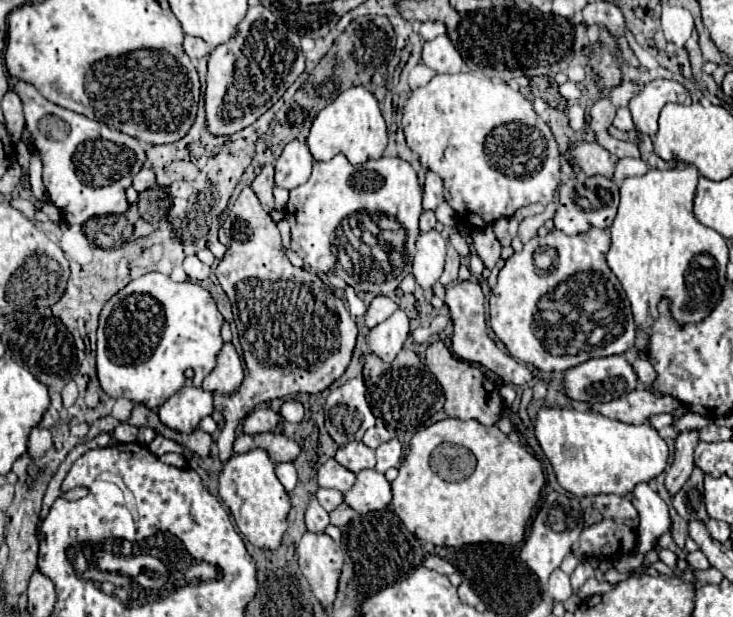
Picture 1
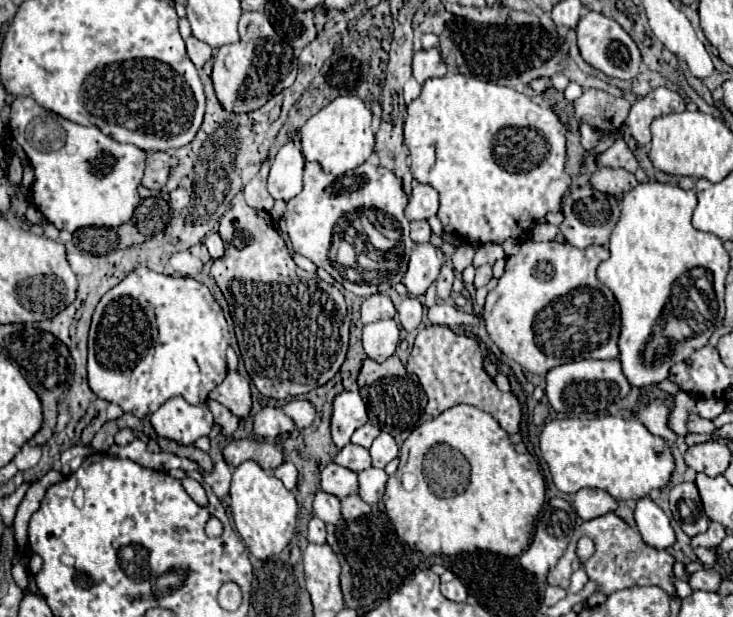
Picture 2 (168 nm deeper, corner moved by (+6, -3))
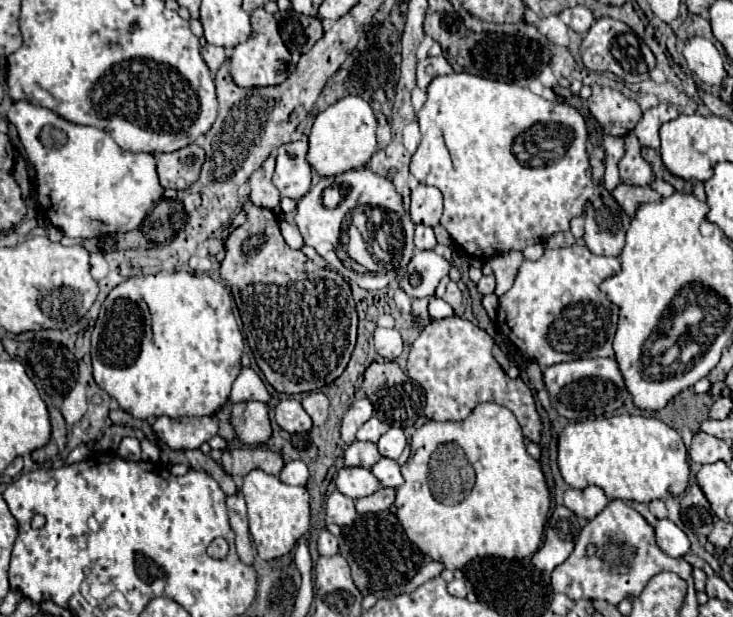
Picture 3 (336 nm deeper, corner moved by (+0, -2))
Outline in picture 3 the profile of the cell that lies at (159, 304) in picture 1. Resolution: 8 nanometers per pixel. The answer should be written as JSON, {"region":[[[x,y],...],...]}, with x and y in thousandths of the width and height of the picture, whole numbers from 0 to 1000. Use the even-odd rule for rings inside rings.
{"region":[[[218,439],[213,446],[188,446],[177,449],[175,455],[158,462],[145,488],[139,491],[131,530],[126,536],[126,592],[128,592],[128,618],[134,621],[136,630],[142,630],[150,643],[156,643],[169,666],[175,666],[186,679],[205,679],[205,676],[248,676],[248,673],[265,673],[265,676],[278,676],[278,673],[292,673],[314,643],[314,627],[319,614],[327,605],[327,579],[333,569],[333,553],[330,540],[322,527],[322,517],[317,511],[317,488],[314,475],[306,462],[295,459],[284,446],[265,446],[256,439],[240,439],[240,442],[226,442]]]}

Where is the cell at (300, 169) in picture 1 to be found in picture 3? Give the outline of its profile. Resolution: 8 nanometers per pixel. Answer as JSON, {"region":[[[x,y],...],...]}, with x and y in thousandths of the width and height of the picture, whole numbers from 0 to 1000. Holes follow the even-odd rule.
{"region":[[[417,225],[390,232],[382,238],[374,277],[374,300],[377,306],[401,326],[420,313],[426,293],[426,274],[417,261],[420,232]]]}

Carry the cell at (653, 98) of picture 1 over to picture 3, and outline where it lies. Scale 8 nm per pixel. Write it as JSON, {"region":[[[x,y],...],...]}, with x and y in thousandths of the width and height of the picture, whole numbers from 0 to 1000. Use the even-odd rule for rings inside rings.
{"region":[[[900,167],[898,173],[889,173],[884,180],[879,180],[876,193],[870,196],[870,203],[865,206],[865,216],[873,229],[873,235],[889,238],[889,241],[900,241],[900,225],[898,225],[898,209],[903,199],[917,196],[920,190],[925,190],[928,180],[911,167]]]}

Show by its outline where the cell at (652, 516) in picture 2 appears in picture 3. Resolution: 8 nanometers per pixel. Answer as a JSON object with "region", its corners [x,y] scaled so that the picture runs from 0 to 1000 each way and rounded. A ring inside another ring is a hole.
{"region":[[[898,841],[892,851],[895,883],[914,903],[933,903],[941,893],[941,877],[936,864],[922,854],[914,841]]]}

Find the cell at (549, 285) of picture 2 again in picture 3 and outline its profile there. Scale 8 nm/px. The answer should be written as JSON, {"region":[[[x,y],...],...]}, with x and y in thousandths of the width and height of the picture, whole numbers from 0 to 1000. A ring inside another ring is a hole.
{"region":[[[778,397],[767,404],[745,400],[742,413],[734,423],[715,420],[701,462],[682,478],[677,530],[715,572],[715,579],[731,585],[739,598],[805,579],[838,579],[835,553],[843,530],[843,498],[819,472],[819,459],[843,439],[843,417],[819,417],[805,410],[797,397]]]}

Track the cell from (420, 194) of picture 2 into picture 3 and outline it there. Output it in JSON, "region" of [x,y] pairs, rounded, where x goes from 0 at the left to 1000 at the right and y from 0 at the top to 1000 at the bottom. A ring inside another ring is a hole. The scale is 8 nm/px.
{"region":[[[570,300],[562,310],[562,329],[559,329],[559,348],[565,361],[576,365],[598,365],[603,348],[603,313],[595,303]]]}

